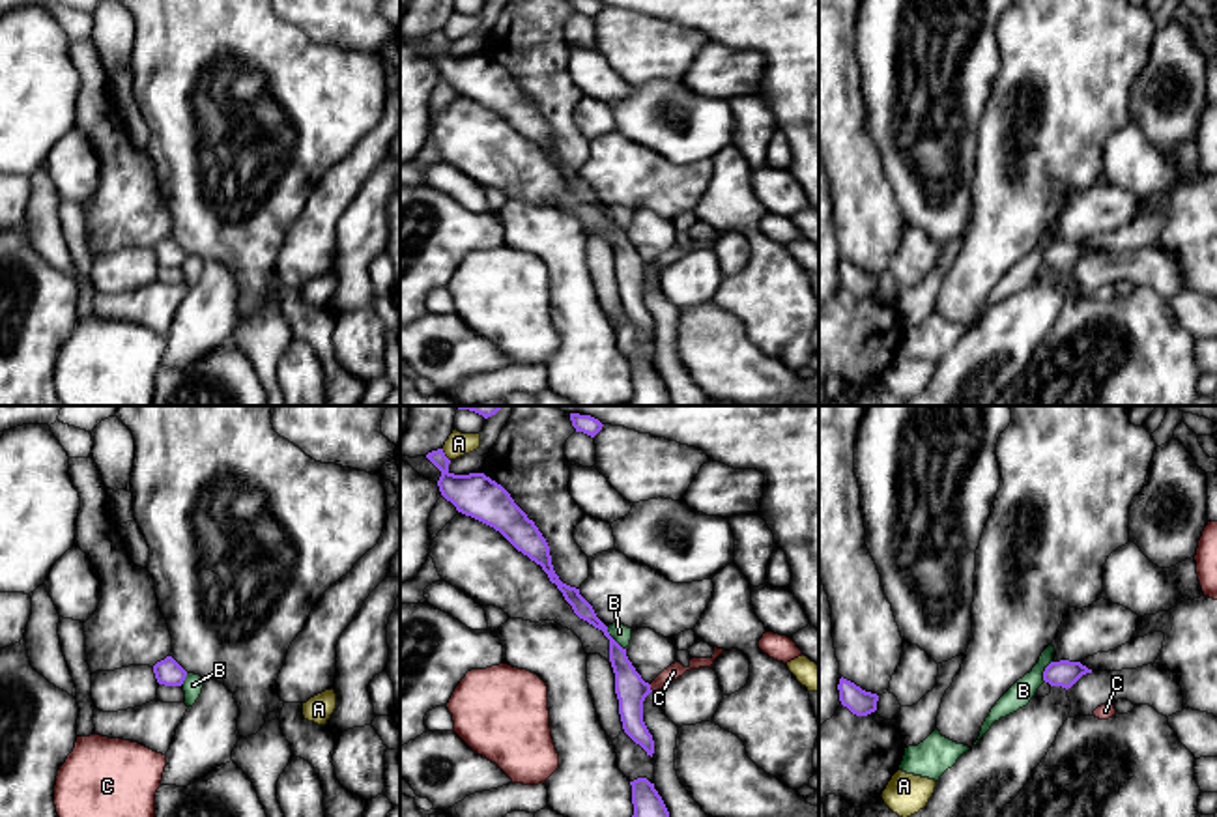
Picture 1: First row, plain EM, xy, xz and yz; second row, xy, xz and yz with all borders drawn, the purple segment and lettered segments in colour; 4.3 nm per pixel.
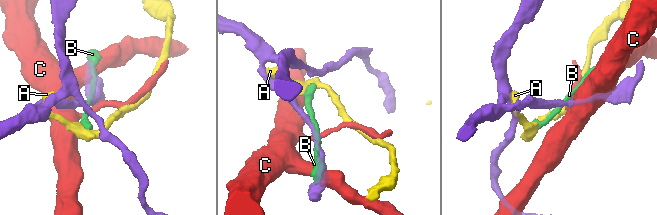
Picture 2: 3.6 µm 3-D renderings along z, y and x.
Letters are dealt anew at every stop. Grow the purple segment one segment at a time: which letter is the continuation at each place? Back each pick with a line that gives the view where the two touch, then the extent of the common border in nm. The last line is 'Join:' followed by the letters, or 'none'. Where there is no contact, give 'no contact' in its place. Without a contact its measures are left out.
Join: none

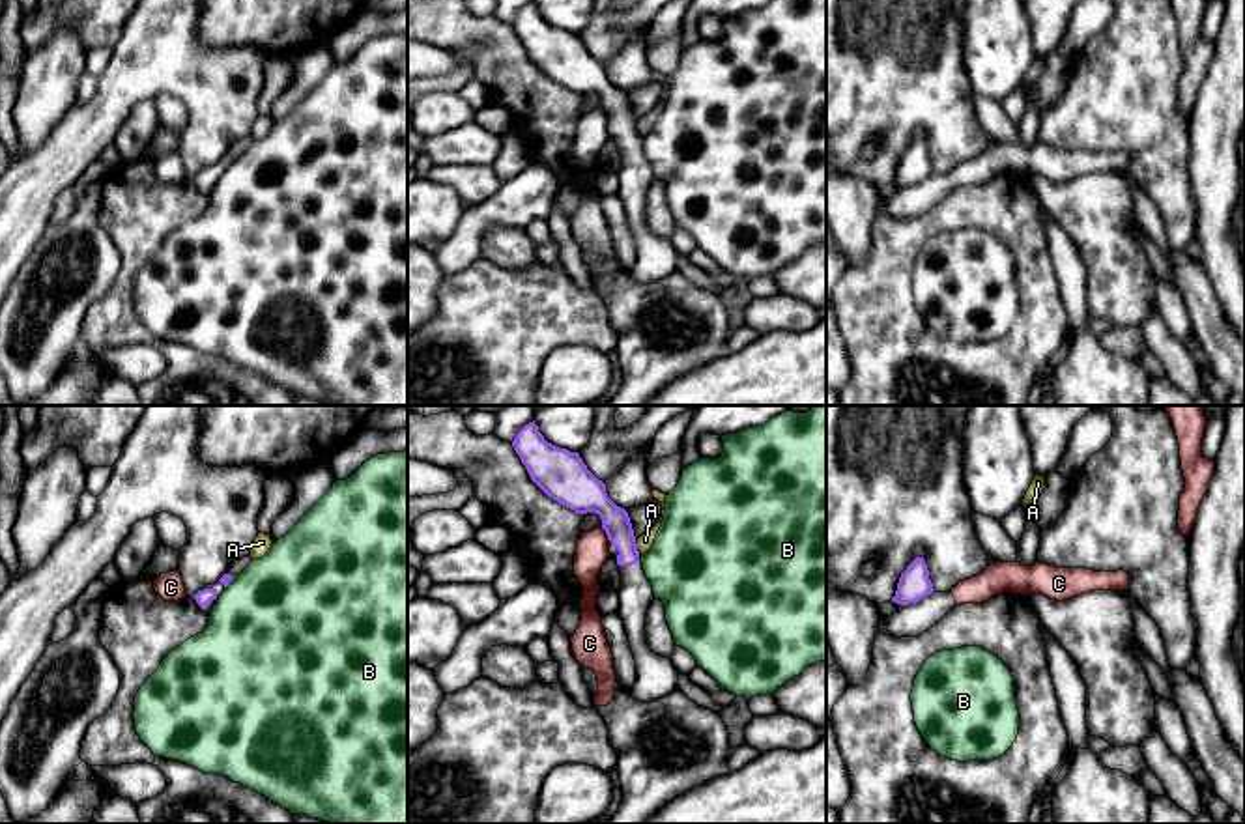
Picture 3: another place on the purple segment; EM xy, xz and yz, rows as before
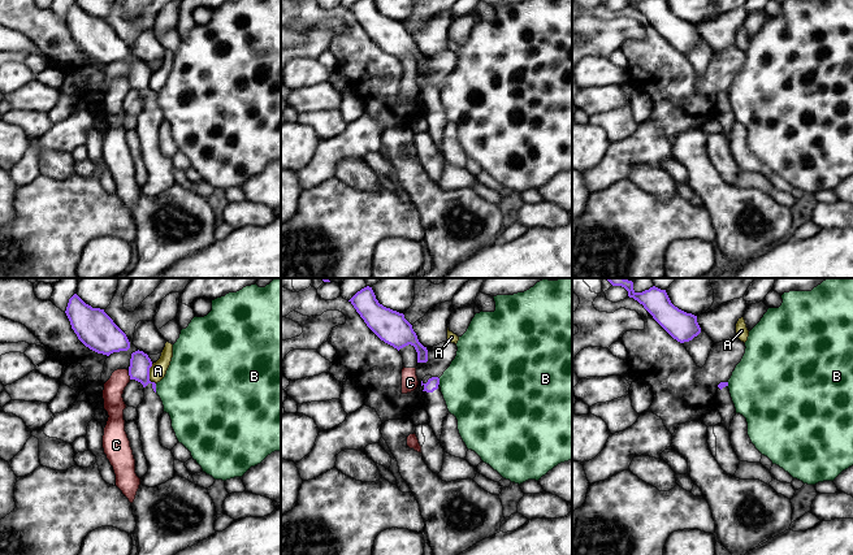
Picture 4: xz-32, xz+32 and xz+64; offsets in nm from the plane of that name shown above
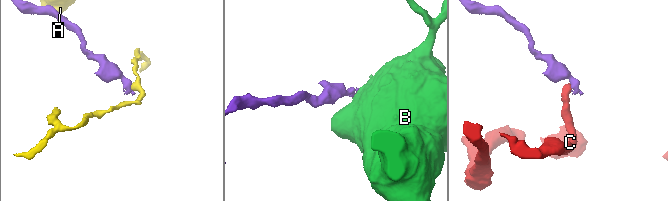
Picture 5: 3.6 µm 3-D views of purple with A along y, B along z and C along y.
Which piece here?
Join: none

